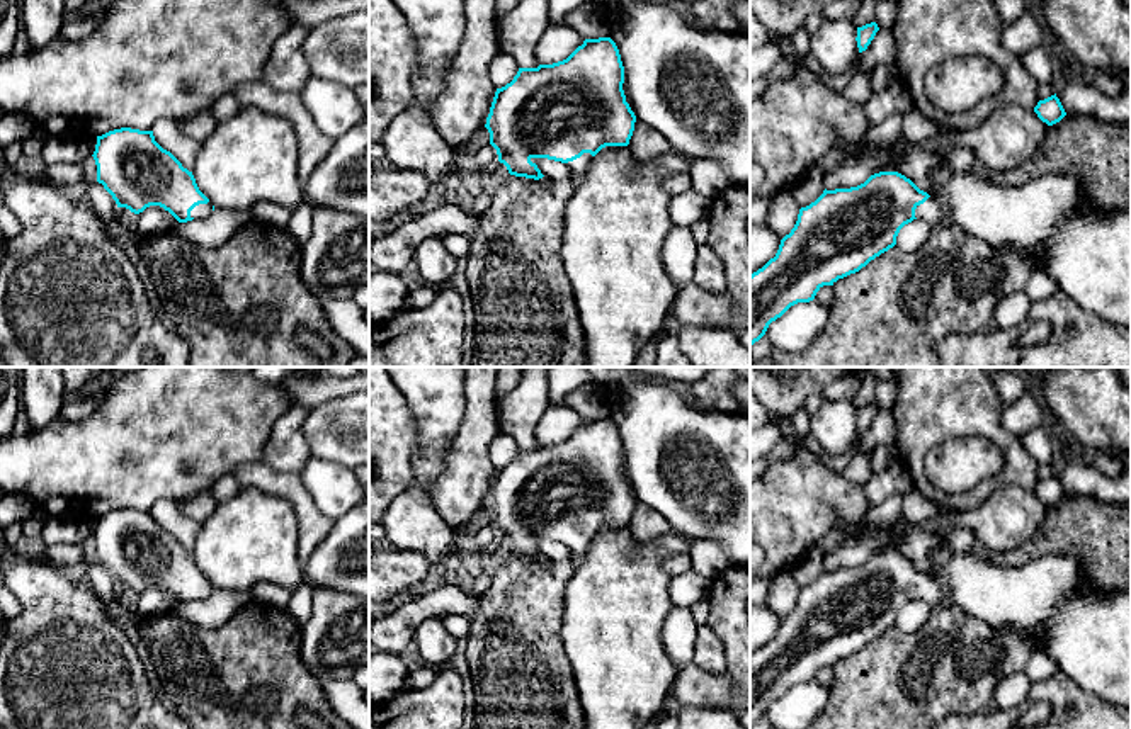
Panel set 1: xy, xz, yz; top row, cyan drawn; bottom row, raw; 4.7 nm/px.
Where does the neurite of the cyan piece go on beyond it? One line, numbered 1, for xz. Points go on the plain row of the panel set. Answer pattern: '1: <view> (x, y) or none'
1: xz (579, 548)

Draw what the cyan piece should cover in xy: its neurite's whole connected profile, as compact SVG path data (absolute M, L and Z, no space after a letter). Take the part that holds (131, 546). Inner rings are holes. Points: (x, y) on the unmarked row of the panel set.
M121 508L97 517L97 562L117 588L134 595L160 586L179 603L206 600L214 586L199 571L192 552L153 517L153 511Z

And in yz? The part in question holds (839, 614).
M898 552L874 554L850 569L825 569L815 583L799 590L798 602L781 620L776 637L750 656L750 726L791 687L813 681L823 666L859 653L893 629L900 610L913 600L939 608L949 596L937 579Z

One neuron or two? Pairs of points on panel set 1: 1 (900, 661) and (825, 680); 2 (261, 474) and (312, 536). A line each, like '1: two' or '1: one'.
1: two
2: one

